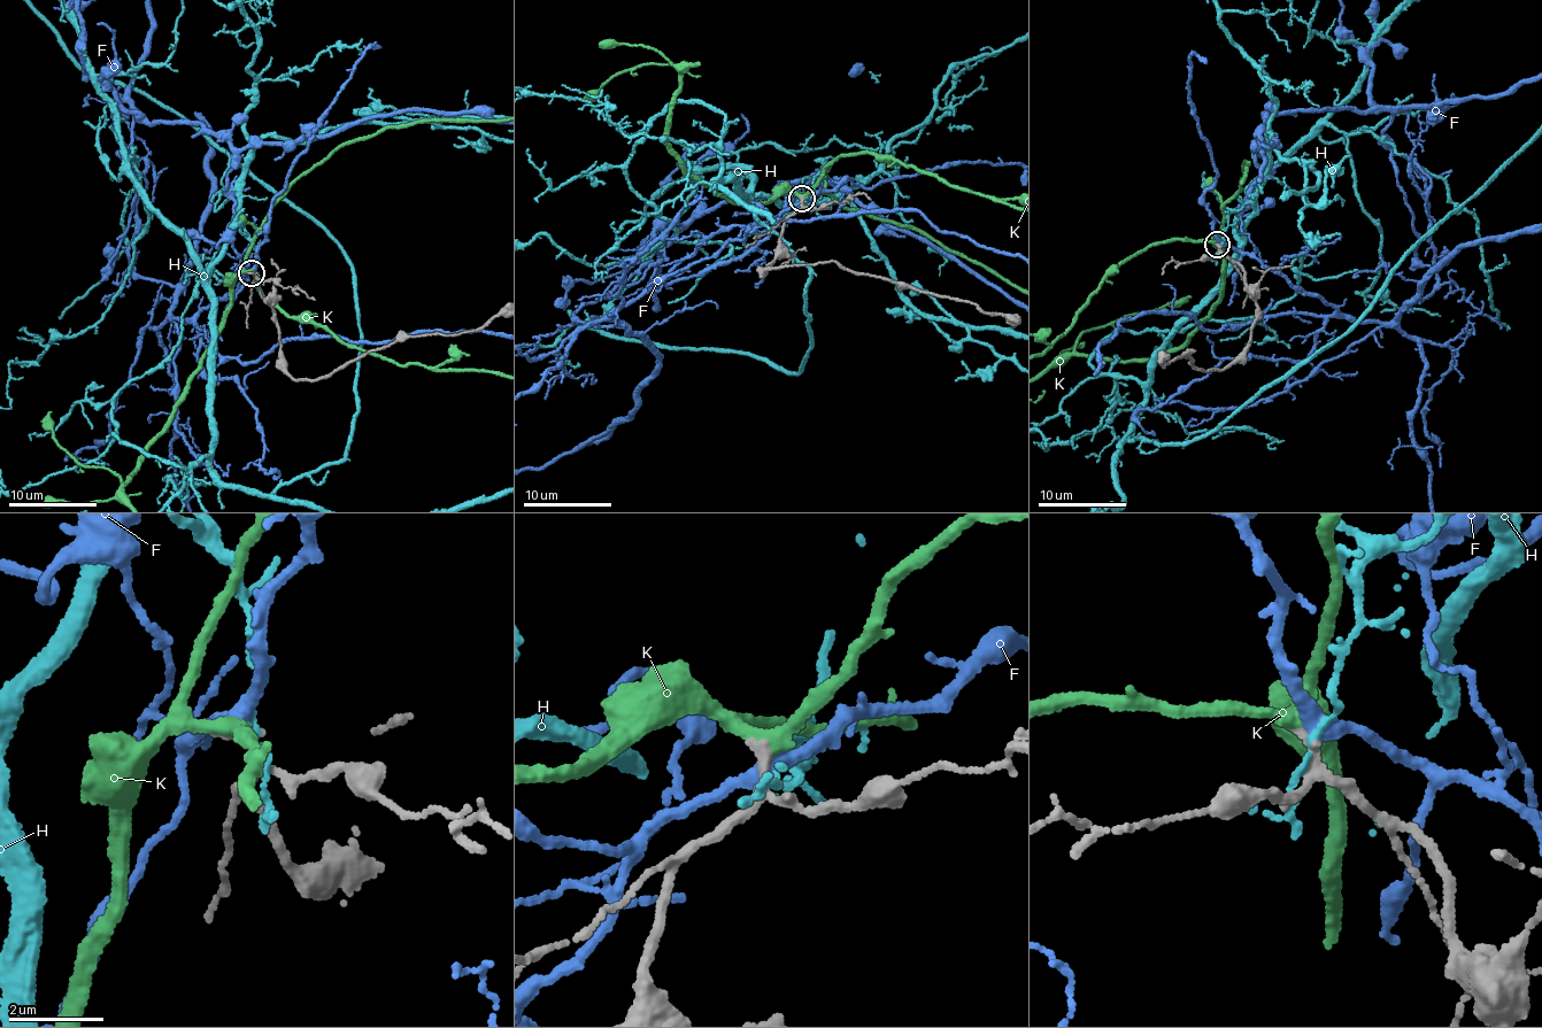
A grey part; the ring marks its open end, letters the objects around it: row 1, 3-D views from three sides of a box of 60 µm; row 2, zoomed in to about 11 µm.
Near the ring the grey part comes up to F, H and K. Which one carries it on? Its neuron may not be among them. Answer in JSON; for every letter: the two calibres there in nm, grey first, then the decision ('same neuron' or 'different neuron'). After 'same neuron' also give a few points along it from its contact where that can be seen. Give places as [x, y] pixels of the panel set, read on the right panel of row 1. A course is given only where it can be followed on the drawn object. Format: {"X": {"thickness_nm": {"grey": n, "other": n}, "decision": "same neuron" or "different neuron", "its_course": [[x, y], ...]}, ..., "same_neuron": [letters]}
{"F": {"thickness_nm": {"grey": 220, "other": 340}, "decision": "different neuron"}, "H": {"thickness_nm": {"grey": 240, "other": 110}, "decision": "different neuron"}, "K": {"thickness_nm": {"grey": 180, "other": 320}, "decision": "same neuron"}, "same_neuron": ["K"]}

